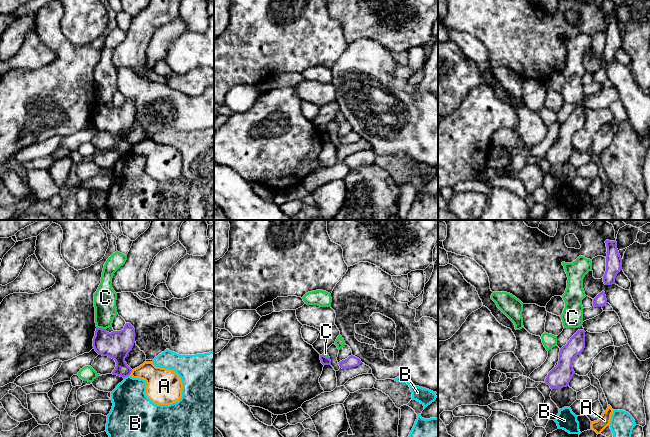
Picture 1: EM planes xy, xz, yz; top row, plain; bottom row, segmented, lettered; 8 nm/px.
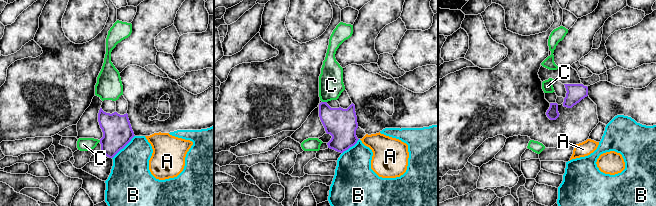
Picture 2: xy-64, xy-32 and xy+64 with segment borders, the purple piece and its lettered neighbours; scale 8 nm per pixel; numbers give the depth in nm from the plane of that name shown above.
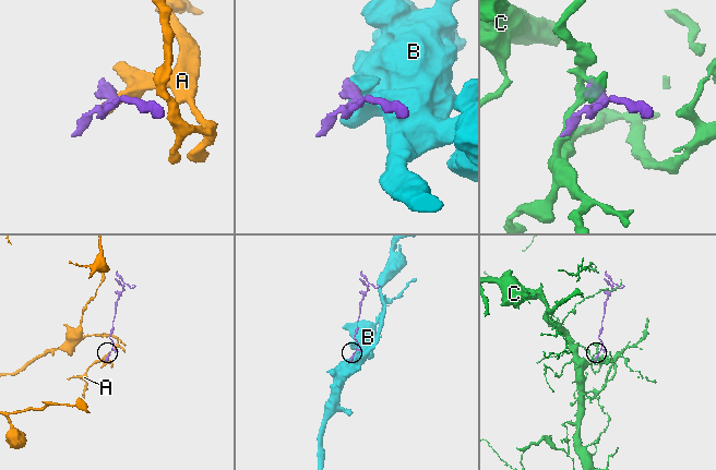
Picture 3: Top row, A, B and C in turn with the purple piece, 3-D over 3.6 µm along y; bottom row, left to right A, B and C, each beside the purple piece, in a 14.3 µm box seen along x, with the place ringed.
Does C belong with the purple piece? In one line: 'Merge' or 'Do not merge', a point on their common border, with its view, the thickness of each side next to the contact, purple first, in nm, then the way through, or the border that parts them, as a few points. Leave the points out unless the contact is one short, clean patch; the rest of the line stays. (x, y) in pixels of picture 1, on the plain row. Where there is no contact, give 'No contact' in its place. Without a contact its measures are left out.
Do not merge. Touches purple at xy (101, 104). Thickness 220 nm (purple) against 180 nm. Boundary: xy (97, 103), (105, 105)

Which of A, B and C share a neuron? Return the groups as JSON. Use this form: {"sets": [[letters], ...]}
{"sets": [["A"], ["B"], ["C"]]}

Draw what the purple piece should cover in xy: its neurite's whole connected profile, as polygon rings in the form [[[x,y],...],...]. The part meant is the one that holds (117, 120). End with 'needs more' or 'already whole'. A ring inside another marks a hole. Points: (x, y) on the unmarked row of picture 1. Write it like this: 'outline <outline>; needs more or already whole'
outline [[[126,99],[121,107],[107,108],[106,105],[96,104],[93,114],[95,127],[102,132],[108,132],[115,136],[116,143],[112,150],[127,153],[132,145],[125,138],[125,134],[132,126],[135,119],[135,105],[130,99]]]; already whole

